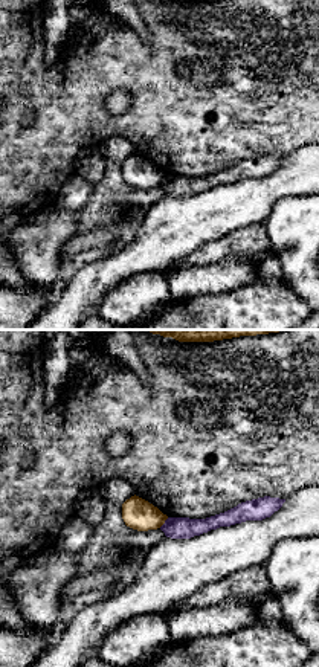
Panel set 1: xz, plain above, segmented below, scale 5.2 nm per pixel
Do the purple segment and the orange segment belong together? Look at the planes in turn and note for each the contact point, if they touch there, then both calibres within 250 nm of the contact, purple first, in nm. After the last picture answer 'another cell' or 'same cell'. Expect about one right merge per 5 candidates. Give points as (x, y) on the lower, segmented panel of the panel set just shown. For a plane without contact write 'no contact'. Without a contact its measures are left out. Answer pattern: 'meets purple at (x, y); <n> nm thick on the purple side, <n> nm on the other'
meets purple at (165, 522); 110 nm thick on the purple side, 160 nm on the other

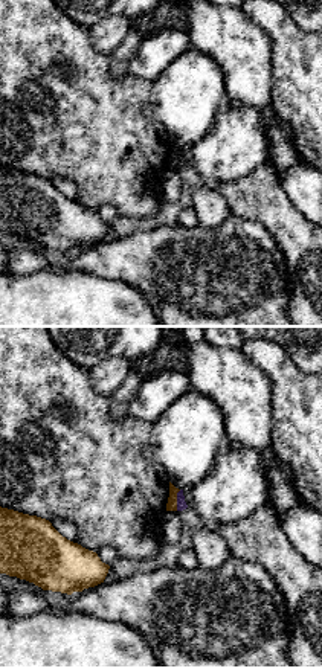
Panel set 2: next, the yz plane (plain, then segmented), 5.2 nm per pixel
meets purple at (177, 500); 50 nm thick on the purple side, 60 nm on the other

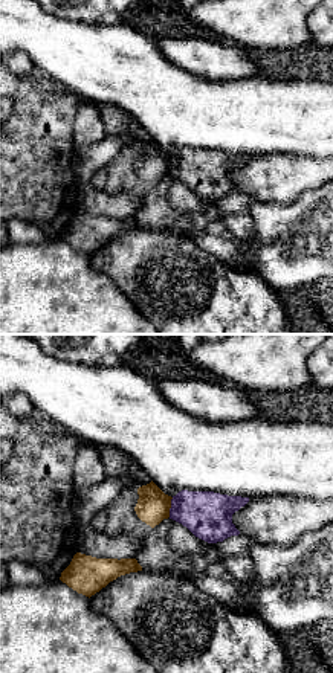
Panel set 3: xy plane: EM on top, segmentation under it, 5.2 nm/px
meets purple at (171, 507); 240 nm thick on the purple side, 180 nm on the other

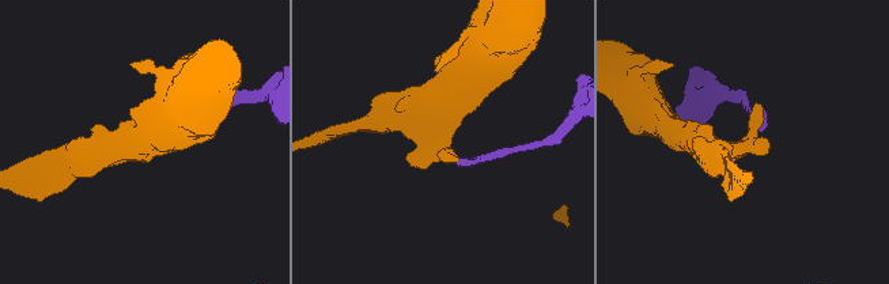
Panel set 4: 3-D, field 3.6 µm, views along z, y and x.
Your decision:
another cell

